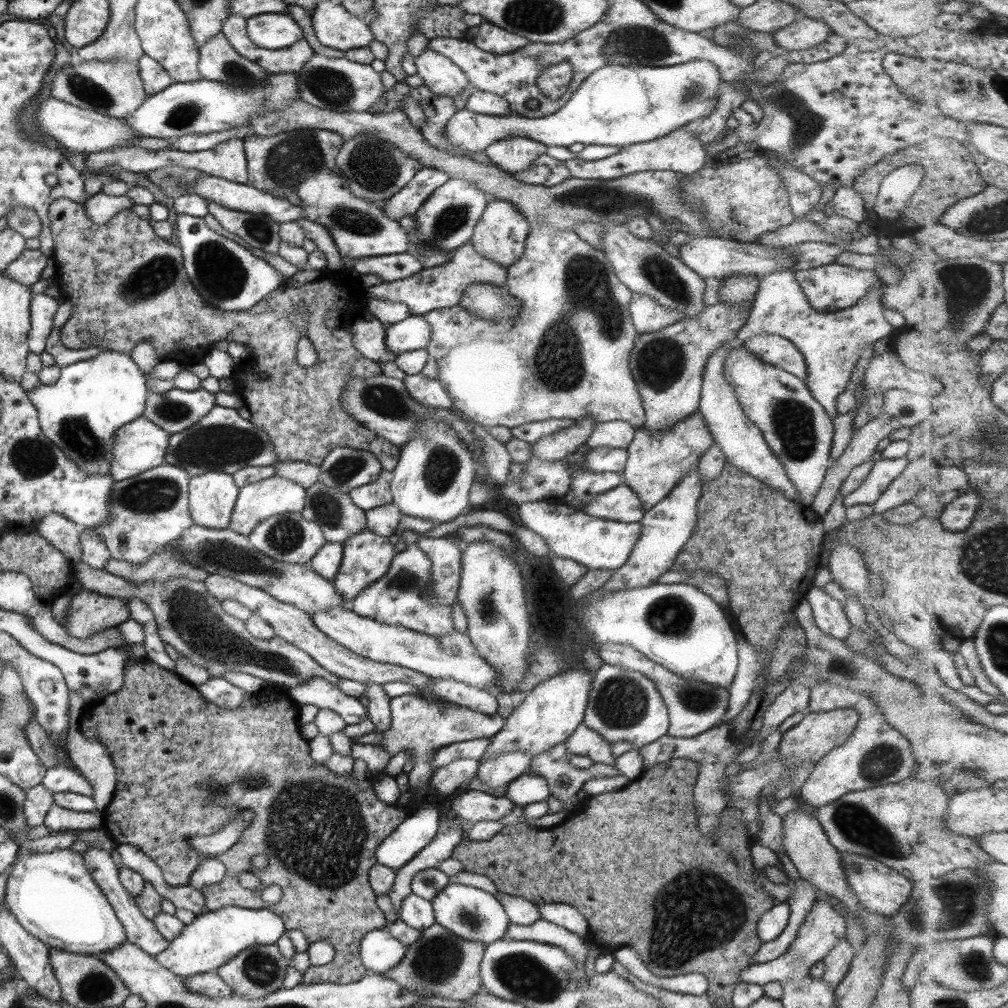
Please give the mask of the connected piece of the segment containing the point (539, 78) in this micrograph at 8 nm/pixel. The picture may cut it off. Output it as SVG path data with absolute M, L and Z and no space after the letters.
M559 62L547 66L535 76L535 87L539 88L541 95L553 101L567 91L573 77L573 68L567 62Z

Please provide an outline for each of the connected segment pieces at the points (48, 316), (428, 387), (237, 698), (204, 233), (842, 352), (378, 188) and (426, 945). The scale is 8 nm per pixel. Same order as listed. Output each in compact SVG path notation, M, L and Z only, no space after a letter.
M43 293L33 294L30 300L30 332L27 346L33 354L40 355L44 351L45 339L51 332L57 305L57 300Z
M419 373L406 375L403 382L410 398L418 404L425 405L426 408L437 408L438 410L451 409L451 400L449 396L446 396L447 392L437 378L429 379Z
M209 677L203 684L196 686L199 694L211 704L222 709L233 709L243 701L244 690L229 684L223 677Z
M177 214L175 220L183 270L207 306L219 307L223 311L247 310L287 281L263 259L207 228L203 217Z
M787 269L773 271L758 281L749 317L737 330L731 345L737 347L743 343L743 339L763 333L786 338L803 356L807 368L804 384L811 397L822 406L825 415L833 421L838 416L834 403L851 379L853 367L861 355L861 347L867 343L875 343L895 331L884 319L885 308L881 304L881 291L884 285L881 278L877 278L877 284L869 286L869 290L853 306L832 313L819 313L813 310L811 305L807 304L801 287L795 282L793 273Z
M357 133L349 140L344 140L339 147L335 163L346 179L349 193L373 202L387 200L393 196L412 180L418 170L424 167L417 159L405 155L389 141L373 138L371 133Z
M434 923L421 931L419 939L406 948L405 955L397 966L381 975L419 997L439 997L464 1002L483 991L479 963L485 948L481 942L462 940Z

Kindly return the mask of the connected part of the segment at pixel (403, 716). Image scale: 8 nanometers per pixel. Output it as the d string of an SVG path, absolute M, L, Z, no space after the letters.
M414 694L401 695L389 700L390 720L389 729L383 732L368 732L363 736L355 736L352 741L356 741L362 745L377 744L381 746L389 756L401 752L401 750L411 750L415 763L412 764L412 769L407 774L409 790L417 790L417 788L429 787L430 780L429 762L431 754L443 746L449 746L453 742L463 742L465 740L473 740L477 738L491 738L501 726L505 719L497 713L487 715L481 714L463 708L457 704L446 703L433 704L427 702Z

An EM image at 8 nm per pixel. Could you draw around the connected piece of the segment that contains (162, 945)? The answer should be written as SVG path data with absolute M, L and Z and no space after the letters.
M89 847L87 851L81 853L81 856L83 856L83 865L86 867L87 873L91 876L93 883L98 886L99 891L112 907L115 917L119 919L120 924L123 926L126 942L136 945L141 951L154 957L160 952L165 951L169 943L155 931L153 921L141 915L134 897L128 894L123 889L123 885L119 883L118 868L111 860L111 851Z

